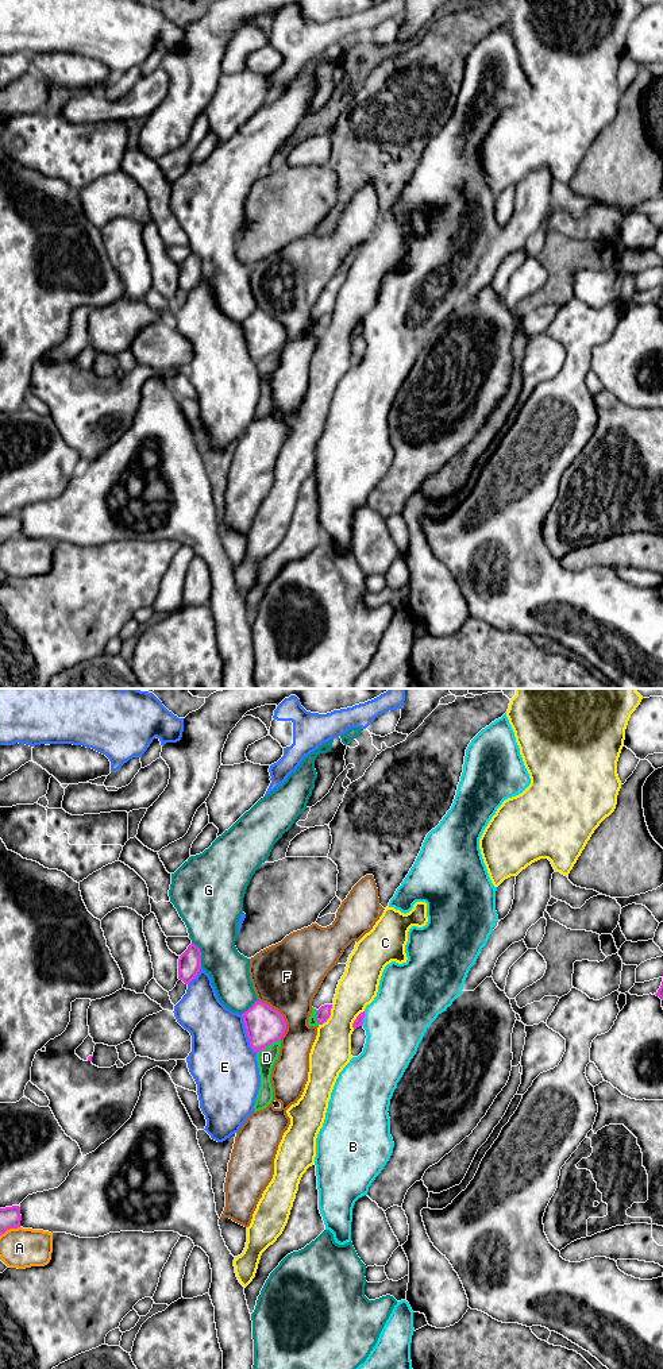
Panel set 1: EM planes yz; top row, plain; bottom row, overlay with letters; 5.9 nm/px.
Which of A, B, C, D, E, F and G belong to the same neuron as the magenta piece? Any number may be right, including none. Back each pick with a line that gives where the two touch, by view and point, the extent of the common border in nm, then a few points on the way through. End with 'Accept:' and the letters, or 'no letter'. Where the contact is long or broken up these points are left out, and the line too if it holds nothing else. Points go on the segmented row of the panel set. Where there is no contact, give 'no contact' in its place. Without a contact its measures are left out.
Accept: no letter

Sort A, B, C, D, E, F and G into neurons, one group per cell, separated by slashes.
A / B / C / D / E / F / G

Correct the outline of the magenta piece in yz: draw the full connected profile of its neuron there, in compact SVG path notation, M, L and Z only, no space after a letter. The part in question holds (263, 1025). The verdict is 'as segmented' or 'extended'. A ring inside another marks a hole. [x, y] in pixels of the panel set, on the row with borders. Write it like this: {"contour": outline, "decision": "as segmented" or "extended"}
{"contour": "M257 1000L242 1014L251 1049L258 1053L281 1040L286 1030L284 1017L269 1004Z", "decision": "as segmented"}

